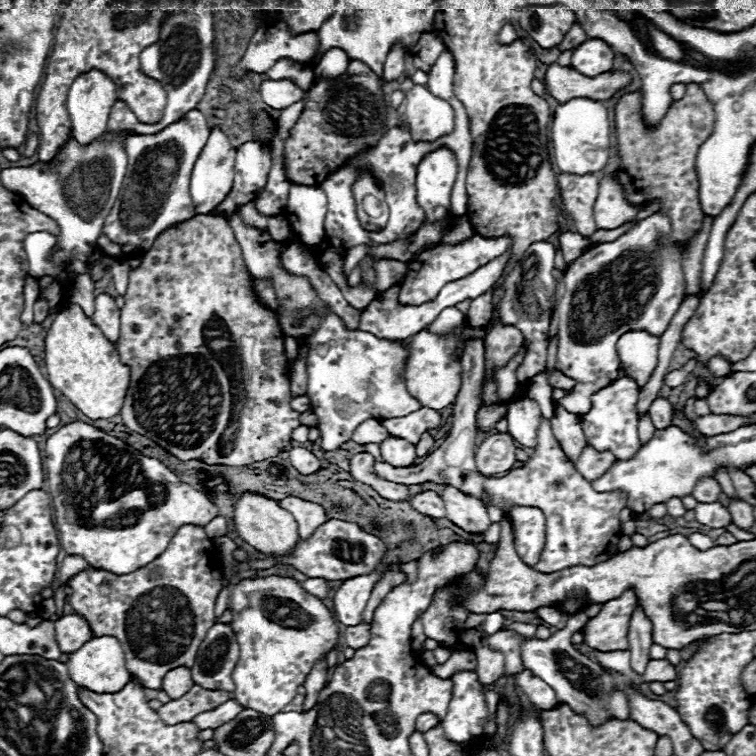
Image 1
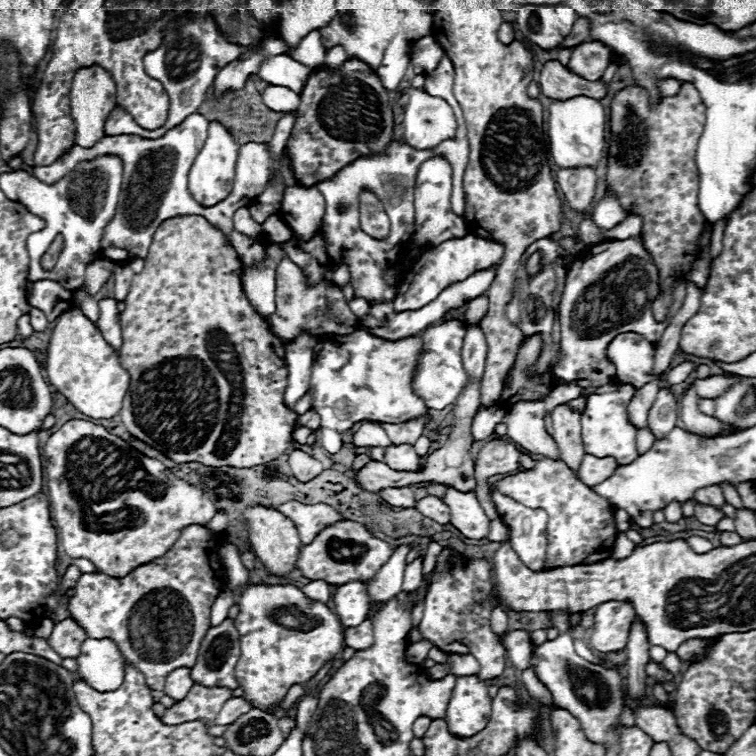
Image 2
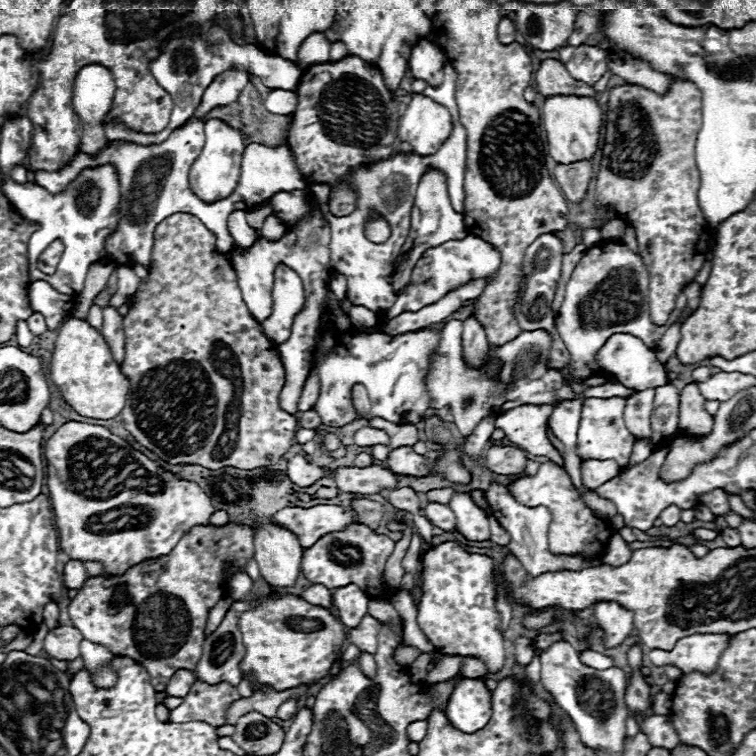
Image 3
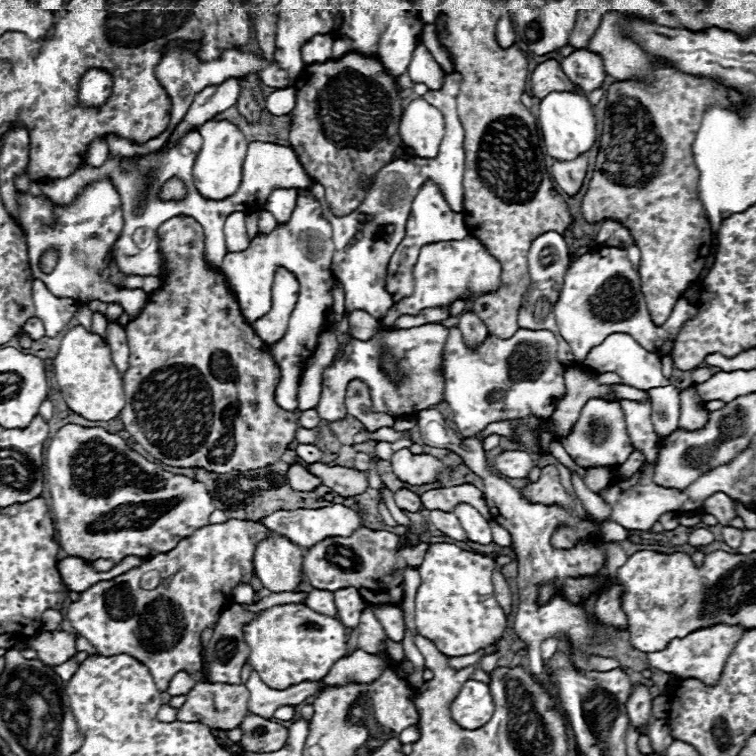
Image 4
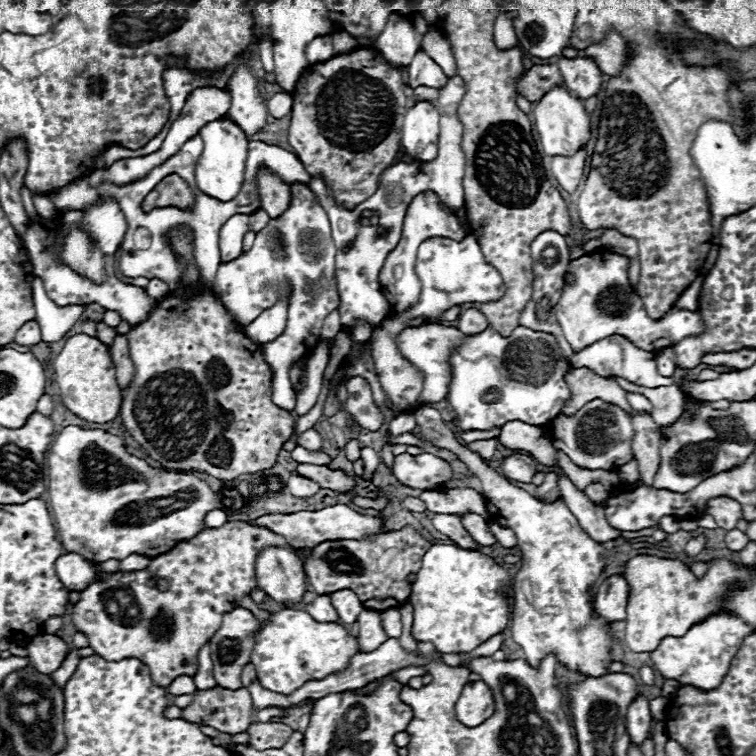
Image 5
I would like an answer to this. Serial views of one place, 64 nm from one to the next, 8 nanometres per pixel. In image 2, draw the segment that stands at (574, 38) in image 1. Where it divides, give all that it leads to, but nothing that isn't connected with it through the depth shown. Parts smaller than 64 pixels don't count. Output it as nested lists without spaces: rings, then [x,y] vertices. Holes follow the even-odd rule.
[[[578,18],[576,24],[574,24],[574,28],[572,28],[572,32],[570,32],[570,36],[568,36],[568,40],[564,40],[562,46],[566,46],[566,48],[578,46],[580,42],[584,42],[588,38],[588,32],[590,32],[590,20]]]

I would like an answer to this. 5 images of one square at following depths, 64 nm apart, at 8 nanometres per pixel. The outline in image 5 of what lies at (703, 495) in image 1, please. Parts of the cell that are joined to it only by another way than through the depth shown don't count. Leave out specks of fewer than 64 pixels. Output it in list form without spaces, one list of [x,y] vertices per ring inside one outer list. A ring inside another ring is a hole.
[[[722,496],[722,498],[712,498],[706,504],[706,514],[714,516],[720,528],[730,530],[730,528],[736,528],[736,522],[742,518],[742,508],[736,500]]]

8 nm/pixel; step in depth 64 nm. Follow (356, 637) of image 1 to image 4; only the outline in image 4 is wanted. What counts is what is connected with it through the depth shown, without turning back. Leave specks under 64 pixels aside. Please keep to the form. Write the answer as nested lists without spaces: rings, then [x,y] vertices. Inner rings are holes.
[[[364,608],[362,612],[362,620],[358,624],[358,648],[364,652],[378,652],[380,642],[386,642],[388,636],[384,634],[382,624],[378,622],[378,618],[374,616],[374,612],[370,608]]]

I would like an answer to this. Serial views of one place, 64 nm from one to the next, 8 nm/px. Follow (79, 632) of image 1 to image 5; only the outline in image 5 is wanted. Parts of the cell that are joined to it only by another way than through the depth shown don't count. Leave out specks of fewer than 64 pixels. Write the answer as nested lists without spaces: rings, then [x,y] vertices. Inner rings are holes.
[[[40,634],[28,644],[30,664],[40,674],[52,674],[54,670],[58,670],[66,656],[68,656],[66,642],[52,634]]]

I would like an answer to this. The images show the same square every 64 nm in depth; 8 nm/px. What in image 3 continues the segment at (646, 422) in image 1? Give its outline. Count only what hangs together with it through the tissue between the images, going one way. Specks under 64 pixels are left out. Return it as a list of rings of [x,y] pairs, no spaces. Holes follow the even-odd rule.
[[[638,440],[636,444],[634,444],[634,452],[632,452],[632,456],[630,456],[630,464],[626,464],[624,468],[632,468],[634,464],[638,464],[638,462],[642,462],[642,460],[646,460],[648,456],[650,456],[650,444],[648,442],[644,442],[644,440]]]

